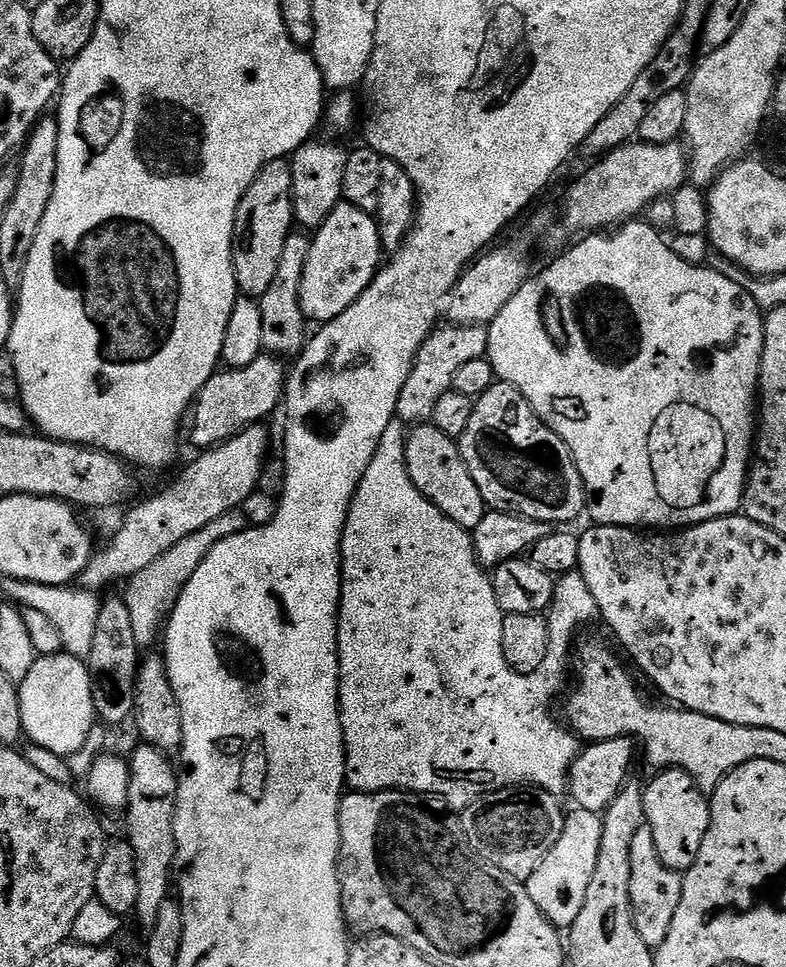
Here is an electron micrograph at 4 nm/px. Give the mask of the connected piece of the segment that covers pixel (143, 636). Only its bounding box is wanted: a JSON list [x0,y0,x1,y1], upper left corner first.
[126,510,246,649]

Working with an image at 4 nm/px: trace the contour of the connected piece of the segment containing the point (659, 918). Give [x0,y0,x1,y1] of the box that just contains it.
[630,826,683,950]

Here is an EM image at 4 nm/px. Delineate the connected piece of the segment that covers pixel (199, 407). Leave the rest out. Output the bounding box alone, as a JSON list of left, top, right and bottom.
[190,354,286,450]

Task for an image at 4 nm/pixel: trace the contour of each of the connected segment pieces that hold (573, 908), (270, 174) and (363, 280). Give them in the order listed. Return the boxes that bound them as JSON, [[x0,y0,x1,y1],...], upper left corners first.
[[526,810,603,930],[232,159,293,298],[300,202,380,325]]

